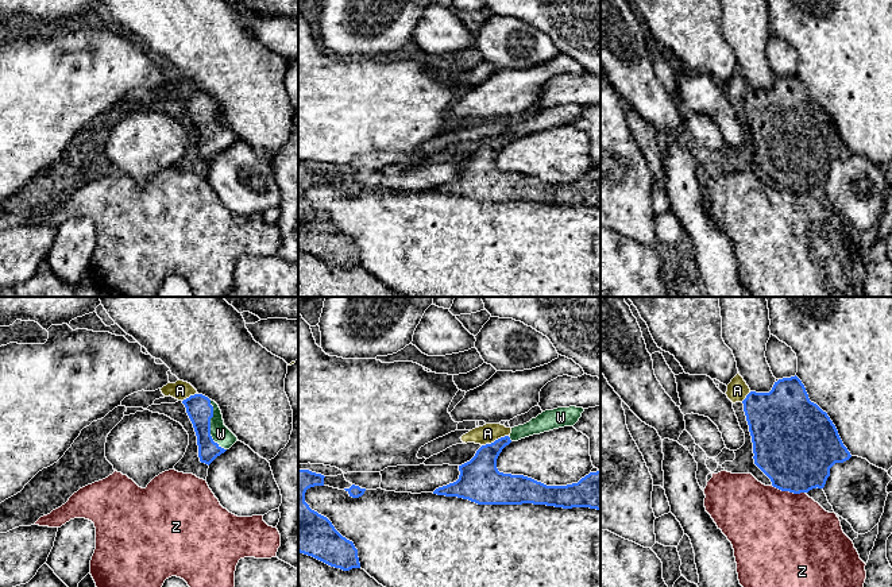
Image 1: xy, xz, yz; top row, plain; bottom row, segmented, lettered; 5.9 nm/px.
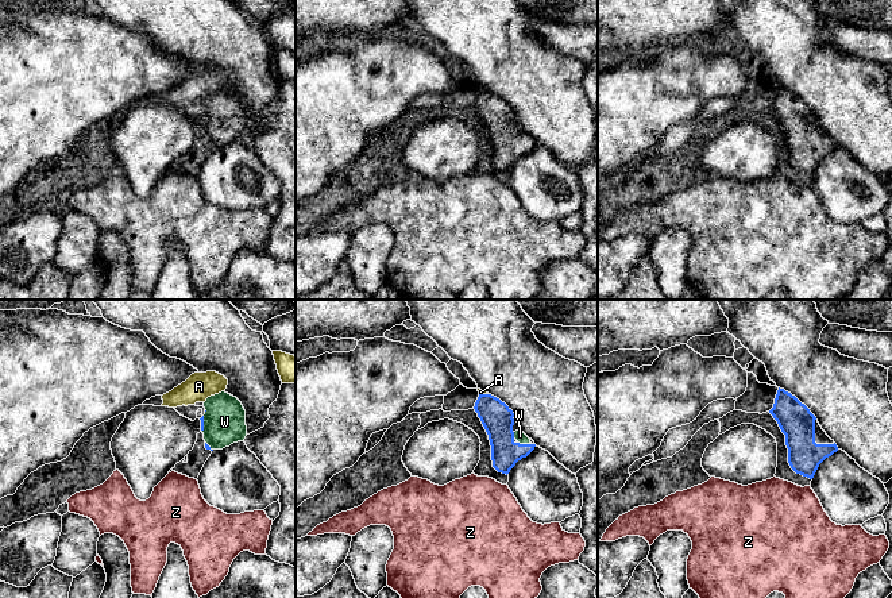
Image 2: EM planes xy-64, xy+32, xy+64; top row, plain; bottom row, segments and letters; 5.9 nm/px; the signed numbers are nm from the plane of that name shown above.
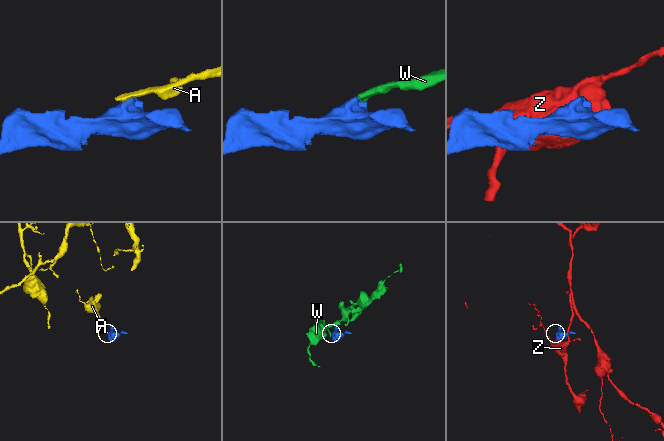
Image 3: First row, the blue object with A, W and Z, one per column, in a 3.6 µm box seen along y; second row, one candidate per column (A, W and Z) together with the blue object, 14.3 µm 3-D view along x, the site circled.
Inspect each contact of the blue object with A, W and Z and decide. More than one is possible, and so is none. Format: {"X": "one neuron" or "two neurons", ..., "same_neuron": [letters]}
{"A": "two neurons", "W": "one neuron", "Z": "two neurons", "same_neuron": ["W"]}

